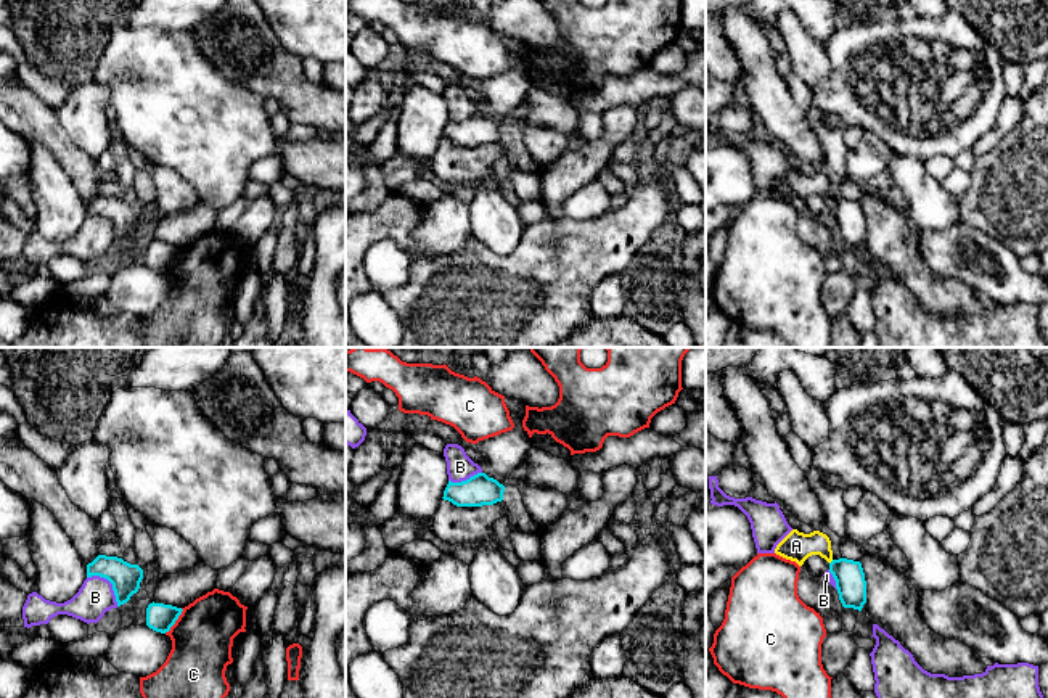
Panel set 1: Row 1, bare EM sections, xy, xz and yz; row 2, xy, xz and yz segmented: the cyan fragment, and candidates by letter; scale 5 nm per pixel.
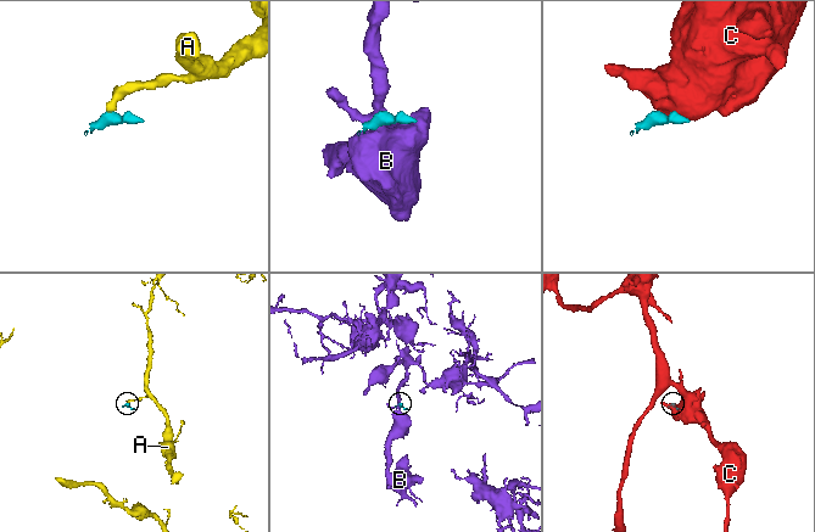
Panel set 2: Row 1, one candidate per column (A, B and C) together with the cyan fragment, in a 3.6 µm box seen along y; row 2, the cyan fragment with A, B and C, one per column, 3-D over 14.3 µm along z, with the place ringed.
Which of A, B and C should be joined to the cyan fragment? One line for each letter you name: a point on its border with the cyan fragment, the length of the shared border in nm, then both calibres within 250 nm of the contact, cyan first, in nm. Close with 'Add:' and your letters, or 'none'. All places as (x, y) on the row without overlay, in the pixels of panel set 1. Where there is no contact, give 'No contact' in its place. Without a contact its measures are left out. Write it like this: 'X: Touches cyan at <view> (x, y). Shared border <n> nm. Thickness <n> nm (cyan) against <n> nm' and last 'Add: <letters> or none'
A: Touches cyan at yz (831, 201). Shared border 30 nm. Thickness 150 nm (cyan) against 150 nm
Add: A

